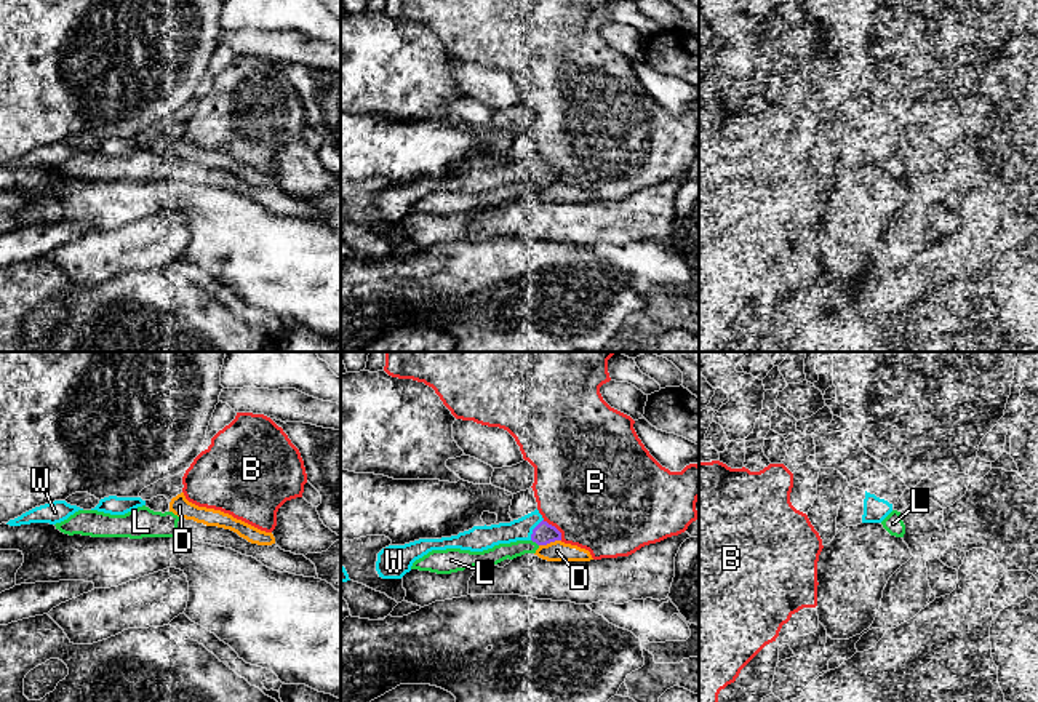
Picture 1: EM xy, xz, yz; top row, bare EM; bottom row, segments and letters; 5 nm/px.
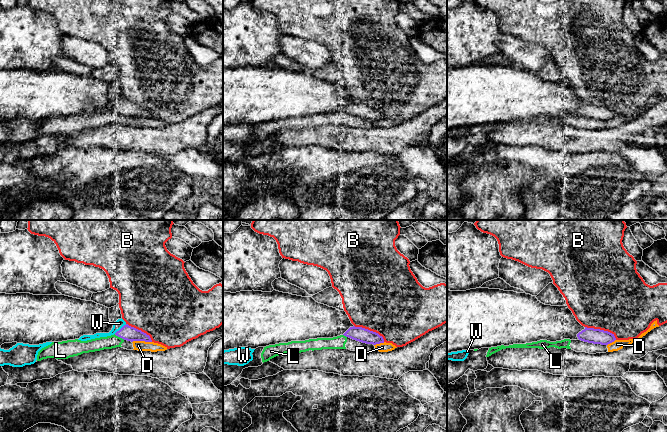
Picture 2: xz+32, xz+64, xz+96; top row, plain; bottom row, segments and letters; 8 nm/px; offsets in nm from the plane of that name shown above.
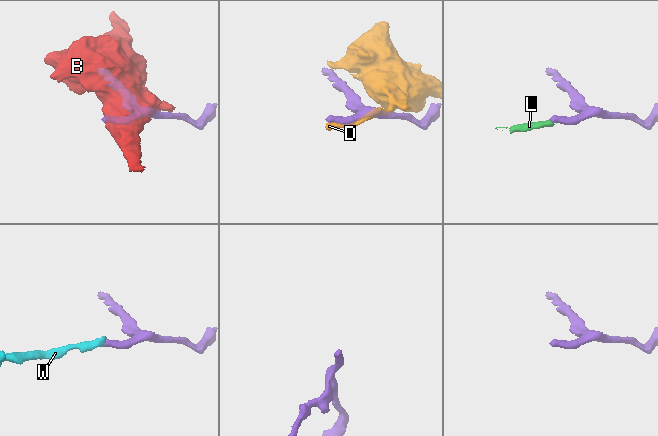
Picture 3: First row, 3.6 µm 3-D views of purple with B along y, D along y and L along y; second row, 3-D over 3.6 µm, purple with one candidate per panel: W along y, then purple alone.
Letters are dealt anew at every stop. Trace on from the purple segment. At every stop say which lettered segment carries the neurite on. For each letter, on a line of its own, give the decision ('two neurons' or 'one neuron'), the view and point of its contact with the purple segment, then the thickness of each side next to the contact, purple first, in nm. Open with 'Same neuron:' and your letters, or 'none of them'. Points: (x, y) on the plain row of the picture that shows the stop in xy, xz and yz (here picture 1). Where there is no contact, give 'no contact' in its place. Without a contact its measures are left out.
Same neuron: W
B: two neurons | xz (555, 170) | 110/500 nm
D: two neurons | xz (549, 184) | 110/100 nm
L: two neurons | xz (534, 183) | 110/90 nm
W: one neuron | xz (533, 171) | 110/120 nm

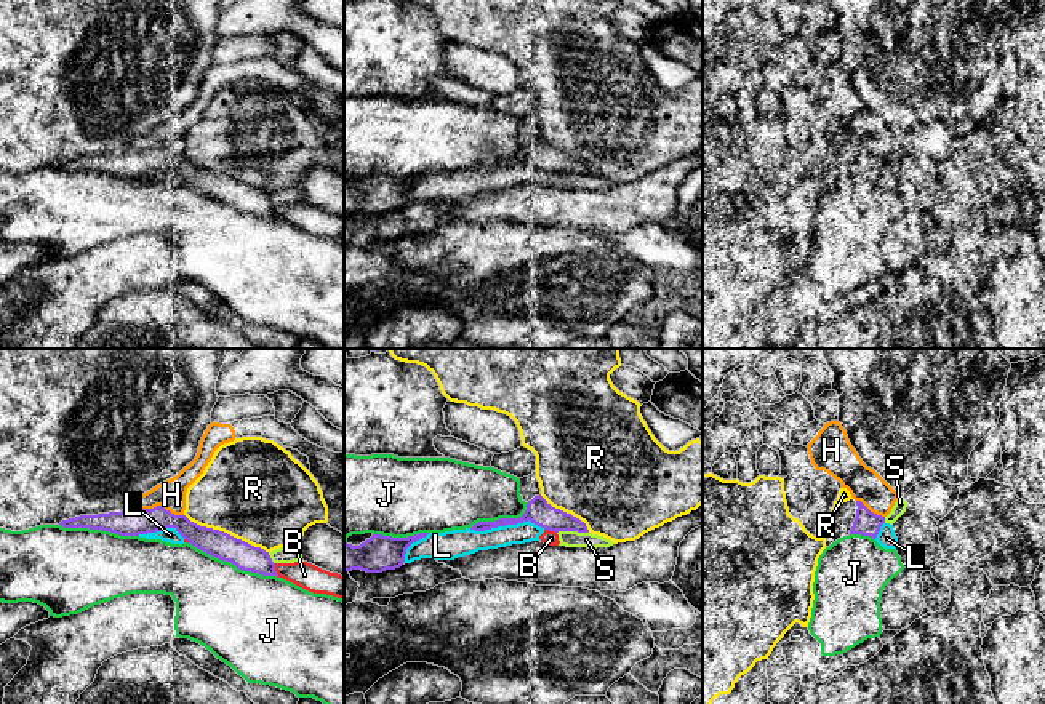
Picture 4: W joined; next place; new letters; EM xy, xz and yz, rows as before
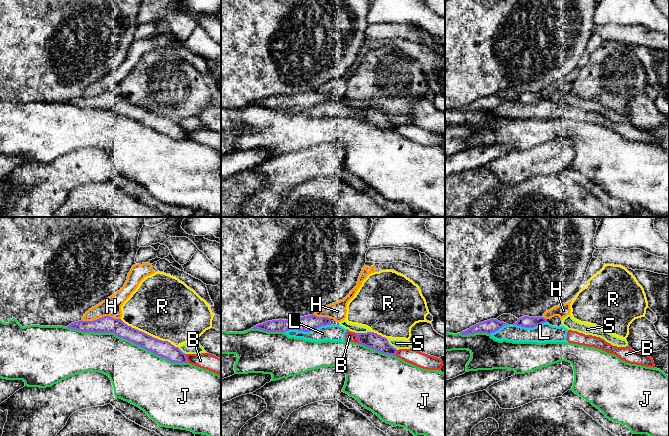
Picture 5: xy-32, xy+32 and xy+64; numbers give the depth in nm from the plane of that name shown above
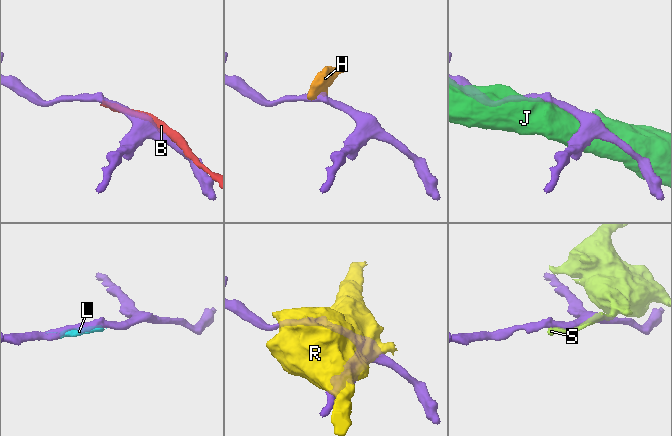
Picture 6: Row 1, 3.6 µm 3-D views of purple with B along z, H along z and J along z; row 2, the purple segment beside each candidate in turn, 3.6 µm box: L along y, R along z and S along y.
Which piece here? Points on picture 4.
Same neuron: none of them
B: two neurons | xy (274, 212) | 140/130 nm
H: two neurons | xy (156, 149) | 140/140 nm
J: two neurons | xy (232, 205) | 140/440 nm
L: two neurons | xz (508, 165) | 120/130 nm
R: two neurons | xy (226, 175) | 140/500 nm
S: two neurons | xz (572, 172) | 120/80 nm

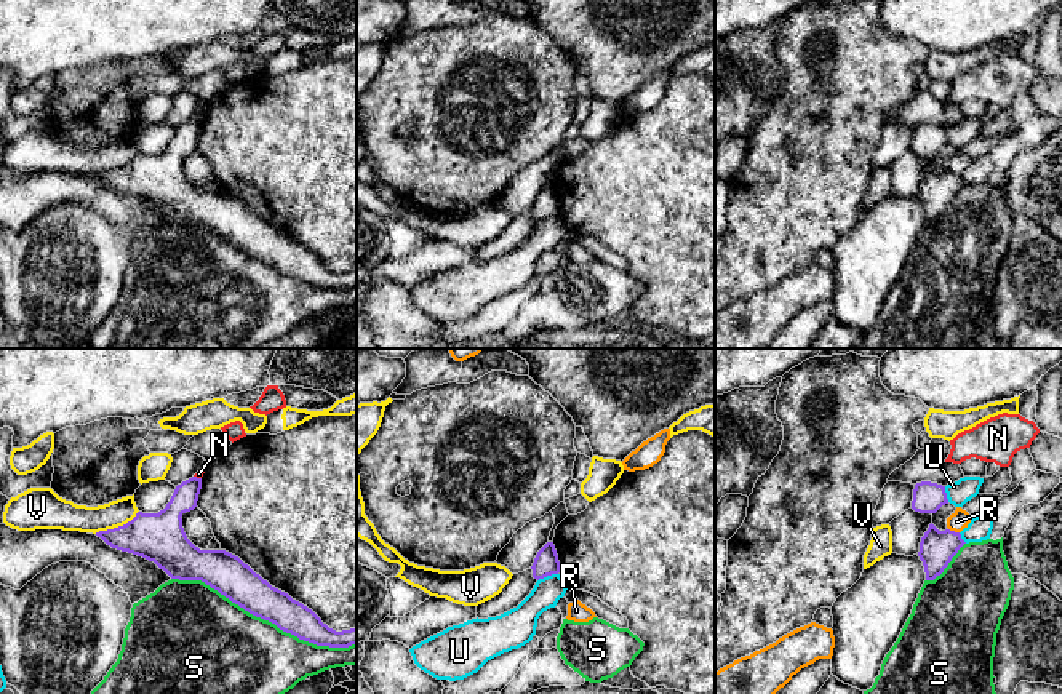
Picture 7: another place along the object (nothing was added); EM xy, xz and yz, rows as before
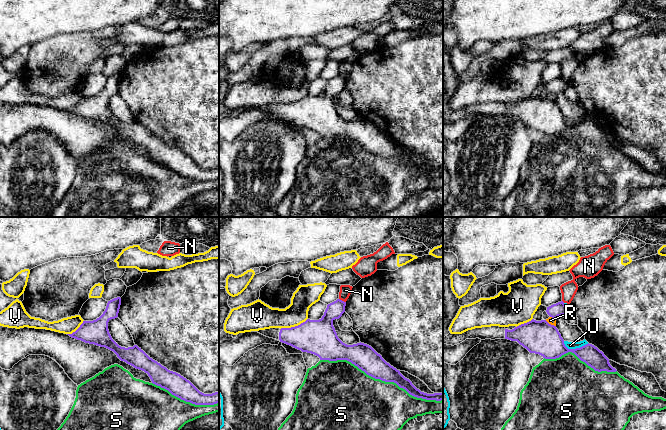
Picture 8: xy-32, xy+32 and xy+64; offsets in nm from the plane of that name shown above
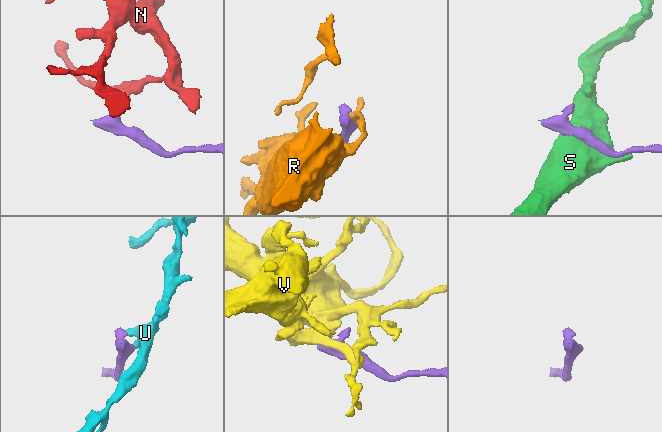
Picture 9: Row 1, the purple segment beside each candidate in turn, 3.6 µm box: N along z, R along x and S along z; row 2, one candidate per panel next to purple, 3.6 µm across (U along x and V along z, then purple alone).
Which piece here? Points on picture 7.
Same neuron: none of them
N: two neurons | xy (195, 119) | 130/30 nm
R: two neurons | yz (954, 173) | 180/100 nm
S: two neurons | xy (264, 261) | 190/480 nm
U: two neurons | xz (547, 216) | 130/140 nm
V: two neurons | xy (119, 168) | 240/140 nm

